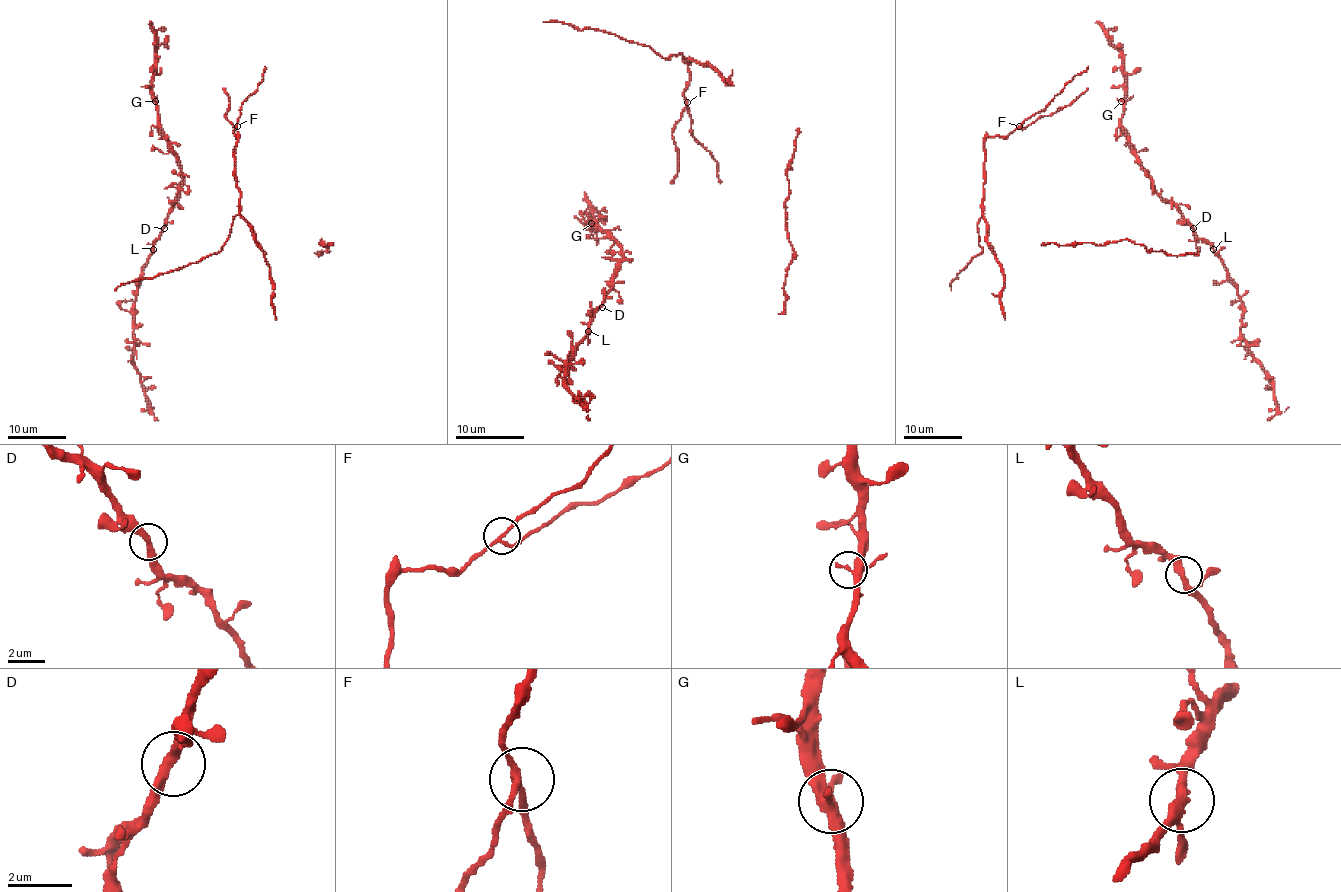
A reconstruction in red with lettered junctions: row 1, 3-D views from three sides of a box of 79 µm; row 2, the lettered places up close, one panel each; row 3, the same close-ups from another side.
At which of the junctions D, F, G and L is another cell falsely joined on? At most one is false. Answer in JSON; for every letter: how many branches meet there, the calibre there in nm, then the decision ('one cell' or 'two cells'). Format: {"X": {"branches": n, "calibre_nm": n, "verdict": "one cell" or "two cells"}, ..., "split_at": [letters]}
{"D": {"branches": 2, "calibre_nm": 340, "verdict": "one cell"}, "F": {"branches": 3, "calibre_nm": 170, "verdict": "one cell"}, "G": {"branches": 3, "calibre_nm": 280, "verdict": "one cell"}, "L": {"branches": 3, "calibre_nm": 280, "verdict": "one cell"}, "split_at": []}

